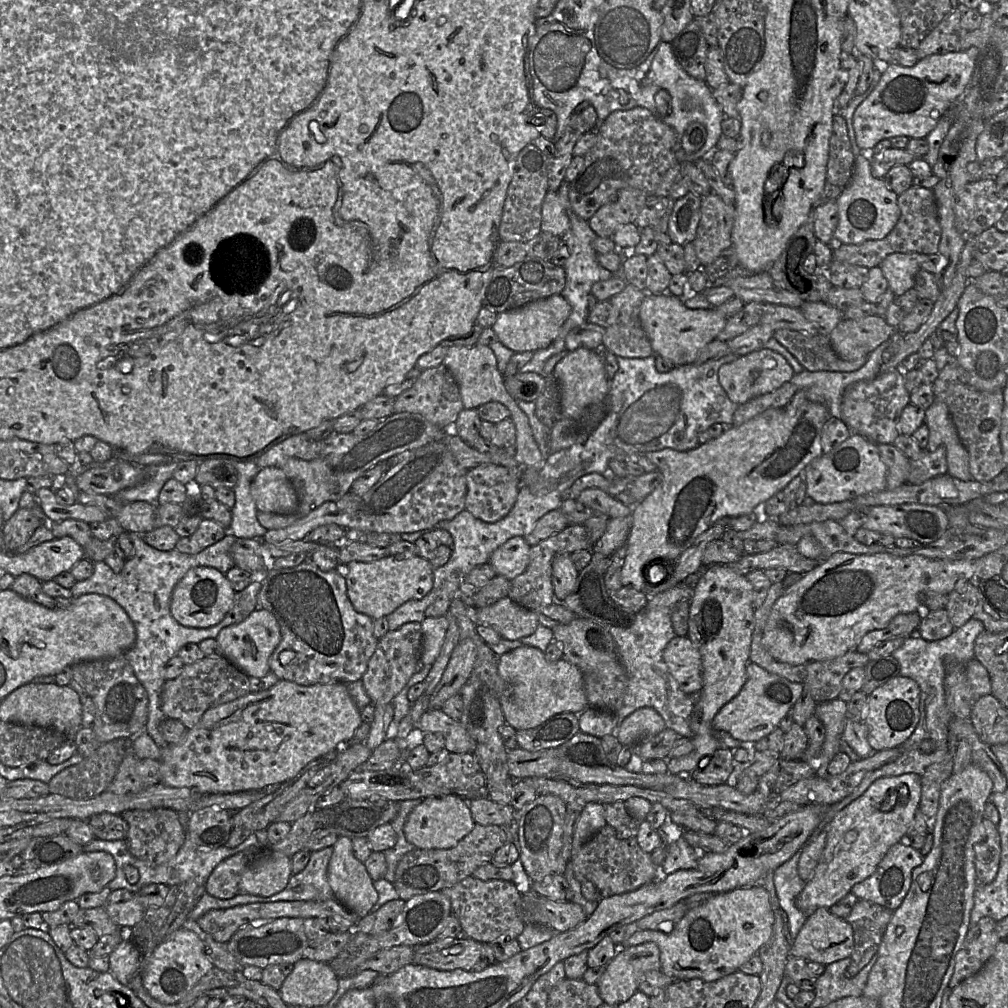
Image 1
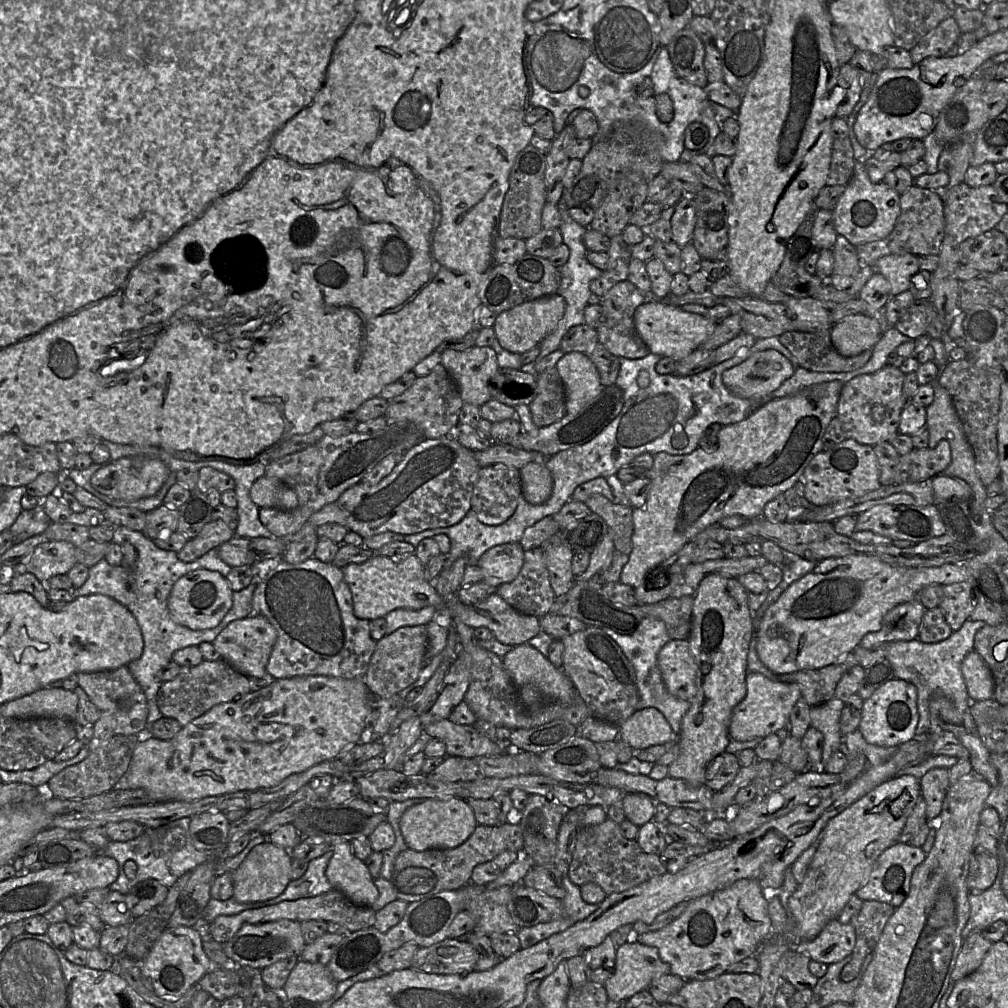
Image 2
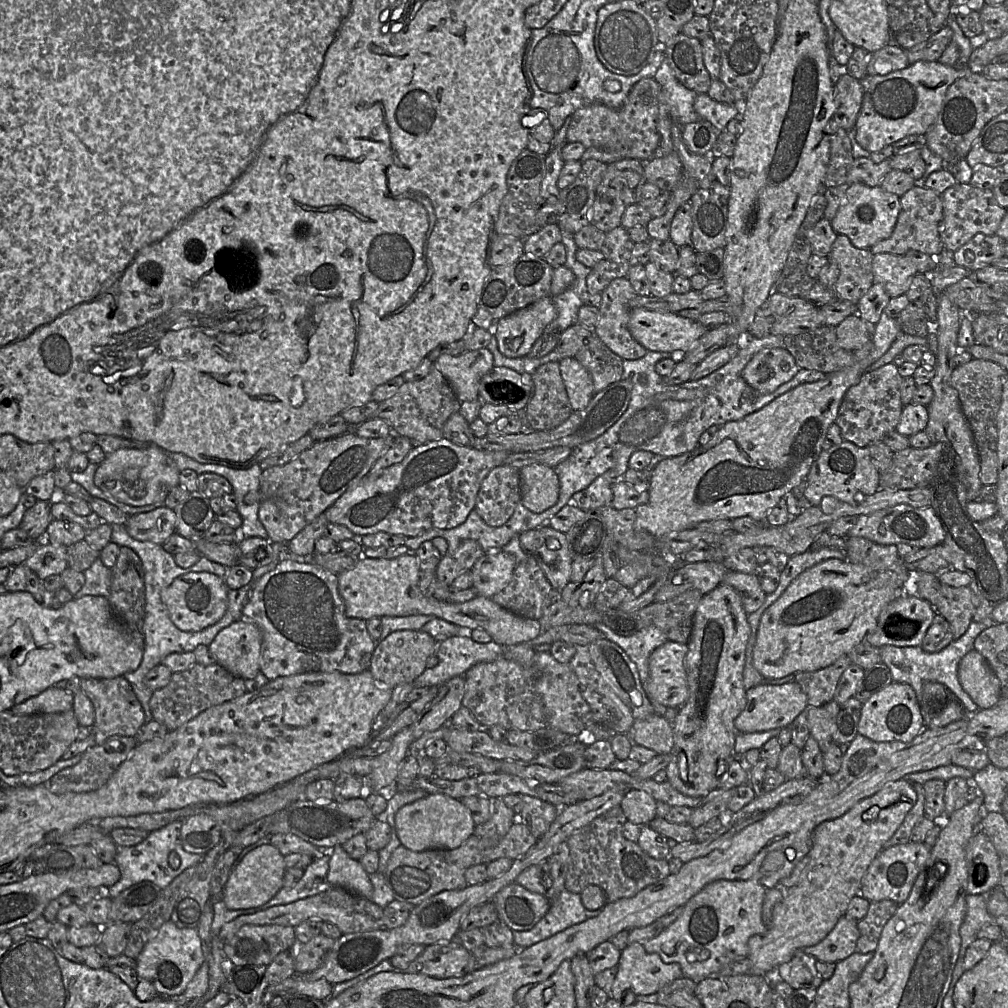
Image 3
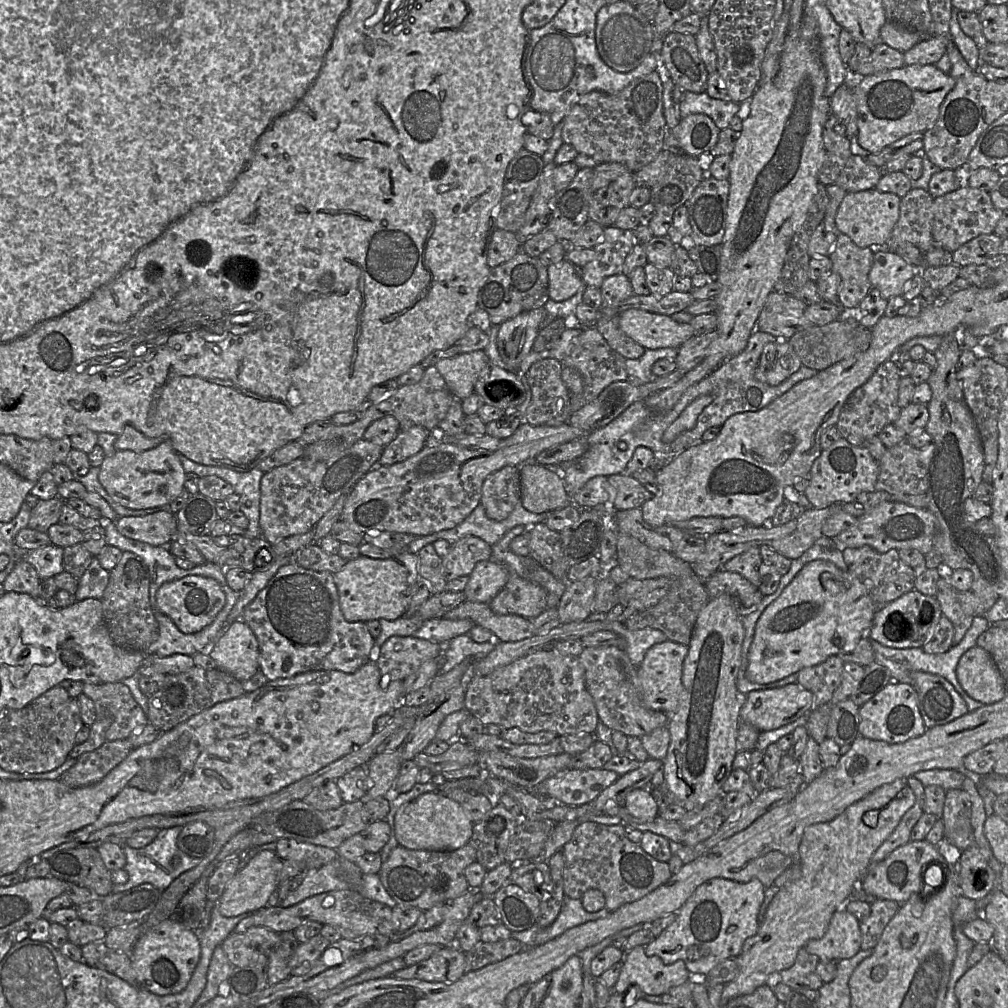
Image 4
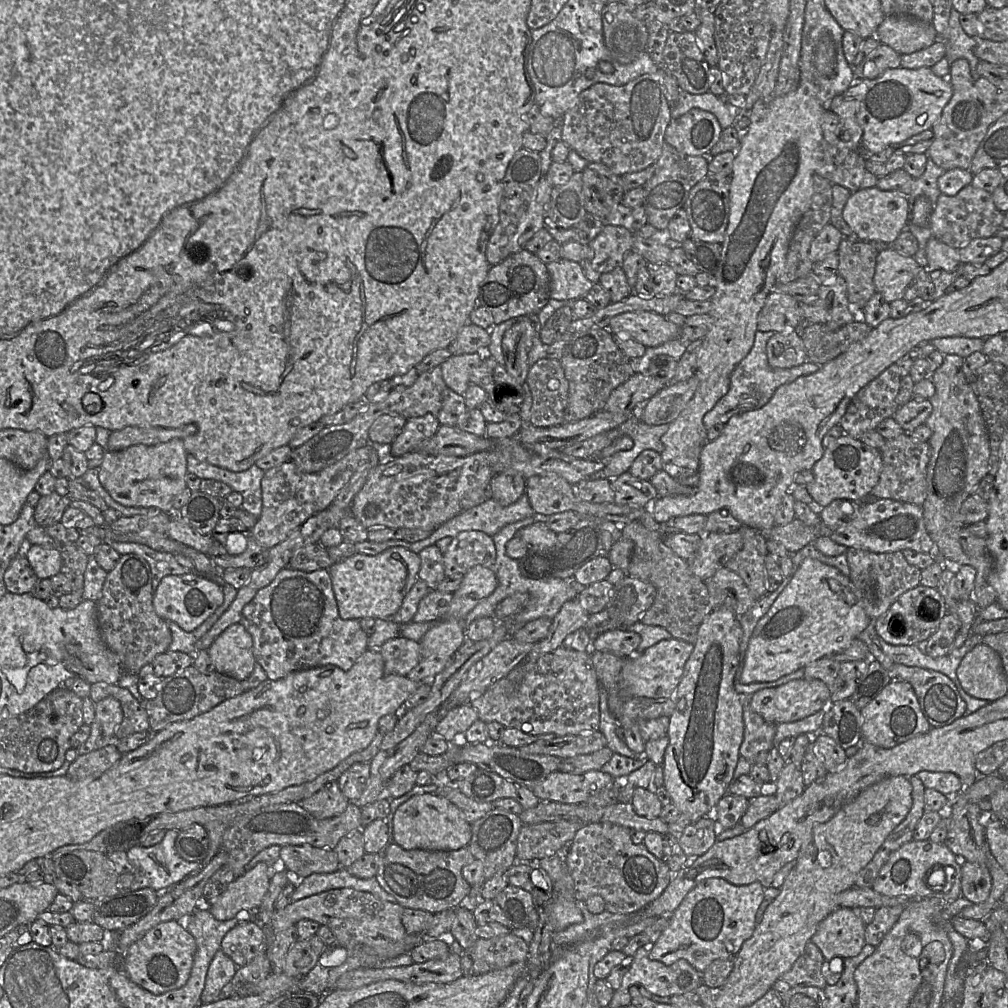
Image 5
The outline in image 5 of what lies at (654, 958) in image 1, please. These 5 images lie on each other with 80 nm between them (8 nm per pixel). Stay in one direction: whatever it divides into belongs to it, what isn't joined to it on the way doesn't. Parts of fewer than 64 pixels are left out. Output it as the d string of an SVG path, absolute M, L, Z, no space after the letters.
M649 945L640 947L630 958L629 970L624 975L619 990L628 991L632 985L643 986L650 993L670 997L695 990L702 982L702 973L685 959L672 965L649 958Z

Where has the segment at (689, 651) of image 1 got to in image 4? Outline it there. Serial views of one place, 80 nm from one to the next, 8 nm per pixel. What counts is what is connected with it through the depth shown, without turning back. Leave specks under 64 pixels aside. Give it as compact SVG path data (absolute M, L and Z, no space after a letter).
M671 640L657 643L649 648L642 663L637 667L641 687L641 700L645 707L662 711L669 717L677 710L683 692L683 663L689 647Z

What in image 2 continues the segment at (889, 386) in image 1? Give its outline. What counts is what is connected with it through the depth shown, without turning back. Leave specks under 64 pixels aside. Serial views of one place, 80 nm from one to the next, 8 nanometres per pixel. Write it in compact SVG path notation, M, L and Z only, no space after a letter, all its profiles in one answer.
M891 364L875 373L863 374L844 384L837 406L839 418L846 439L854 439L873 446L889 442L899 431L901 413L908 400L903 393L905 374Z

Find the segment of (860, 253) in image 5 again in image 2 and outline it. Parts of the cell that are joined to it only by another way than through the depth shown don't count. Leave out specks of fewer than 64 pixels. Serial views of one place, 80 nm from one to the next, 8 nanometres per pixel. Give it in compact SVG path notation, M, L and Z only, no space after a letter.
M841 235L837 236L832 252L834 268L829 281L825 283L829 283L852 297L858 297L874 273L874 268L863 261L858 256L856 247Z

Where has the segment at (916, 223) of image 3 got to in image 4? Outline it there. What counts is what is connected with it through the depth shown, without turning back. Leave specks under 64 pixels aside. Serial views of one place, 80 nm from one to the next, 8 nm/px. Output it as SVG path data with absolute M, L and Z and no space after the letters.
M912 188L900 202L900 216L885 248L896 251L900 244L911 243L922 253L935 242L932 237L932 205L934 197L926 189Z

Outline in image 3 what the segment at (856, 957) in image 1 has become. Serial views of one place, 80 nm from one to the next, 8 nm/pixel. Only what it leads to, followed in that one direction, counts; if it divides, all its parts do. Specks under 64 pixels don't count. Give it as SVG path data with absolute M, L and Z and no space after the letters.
M889 899L870 903L866 916L857 922L860 935L856 952L874 953L885 924L895 914L897 907L898 904Z

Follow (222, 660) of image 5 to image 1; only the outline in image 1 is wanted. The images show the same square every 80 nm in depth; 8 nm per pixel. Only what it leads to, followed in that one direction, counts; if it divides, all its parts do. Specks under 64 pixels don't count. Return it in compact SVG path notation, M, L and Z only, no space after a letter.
M256 609L244 621L227 626L216 637L226 657L249 677L263 678L271 670L269 658L281 641L281 629L275 616L268 610Z

